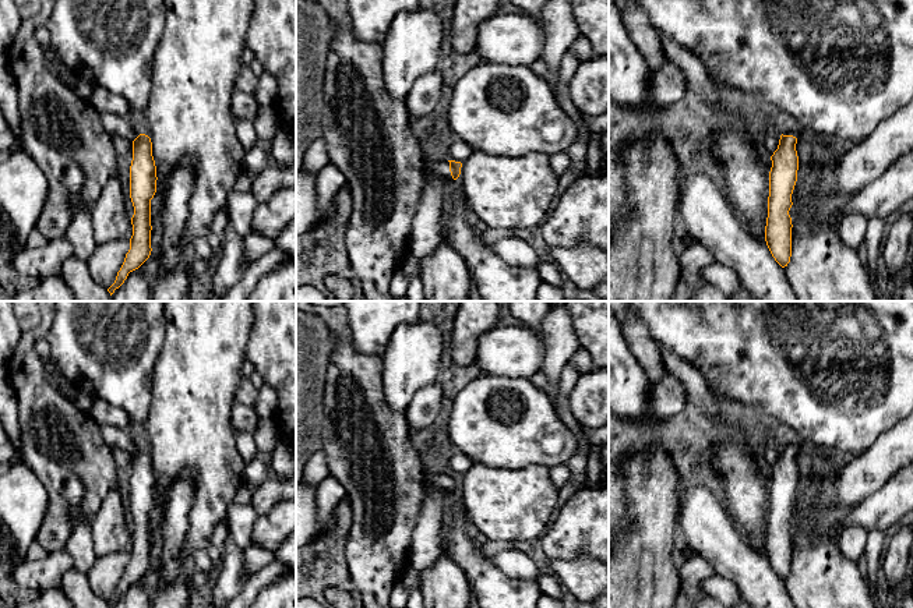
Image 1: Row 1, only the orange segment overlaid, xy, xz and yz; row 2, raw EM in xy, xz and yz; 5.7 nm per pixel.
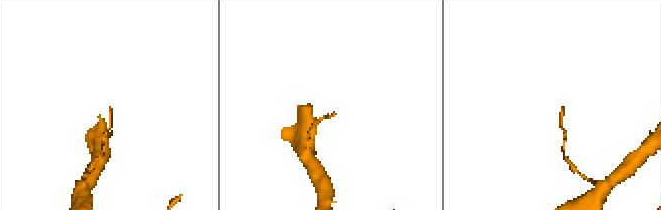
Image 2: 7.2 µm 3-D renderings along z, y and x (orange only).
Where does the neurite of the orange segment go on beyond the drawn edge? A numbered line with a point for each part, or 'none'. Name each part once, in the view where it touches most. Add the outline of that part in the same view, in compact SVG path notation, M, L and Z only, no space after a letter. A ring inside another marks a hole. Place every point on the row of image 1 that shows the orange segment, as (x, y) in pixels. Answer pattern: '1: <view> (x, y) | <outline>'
1: xz (427, 233) | M436 113L409 114L409 119L410 128L423 146L426 160L426 183L408 238L409 254L417 261L417 273L420 275L423 259L445 238L443 211L448 206L450 183L454 178L450 162L431 149L436 142L434 135L440 131L441 124Z

